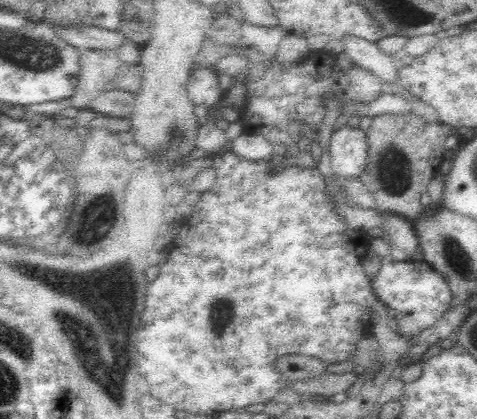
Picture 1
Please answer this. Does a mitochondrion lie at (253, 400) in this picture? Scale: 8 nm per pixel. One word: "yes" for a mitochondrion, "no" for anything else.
no

